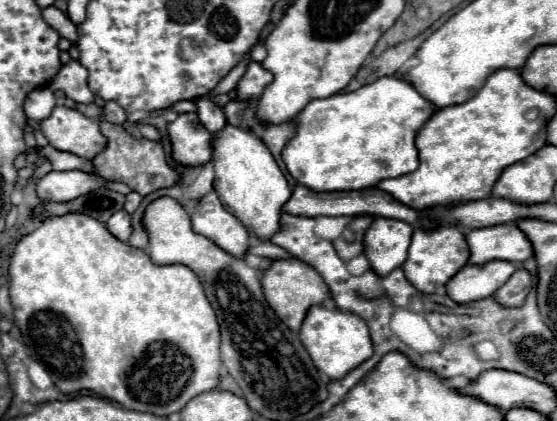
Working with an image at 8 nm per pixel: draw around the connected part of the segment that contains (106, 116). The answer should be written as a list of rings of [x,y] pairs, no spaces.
[[[108,101],[108,103],[104,105],[102,117],[98,117],[98,119],[100,119],[100,121],[108,121],[108,123],[116,123],[116,125],[124,125],[126,113],[124,113],[124,109],[122,109],[116,101]]]

